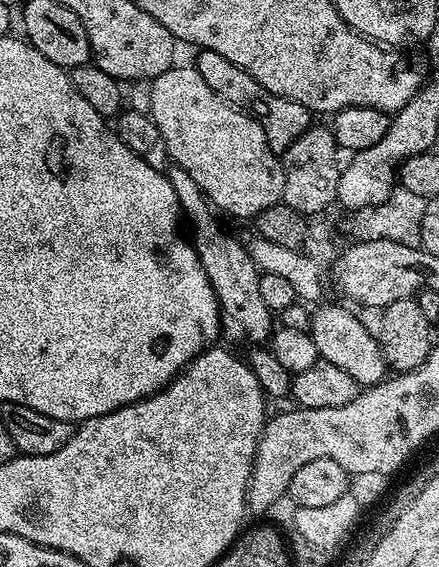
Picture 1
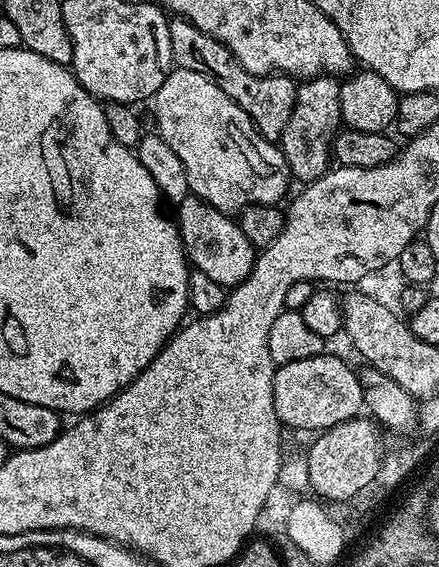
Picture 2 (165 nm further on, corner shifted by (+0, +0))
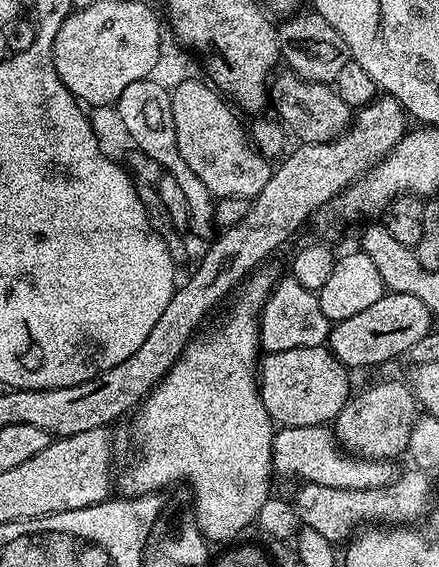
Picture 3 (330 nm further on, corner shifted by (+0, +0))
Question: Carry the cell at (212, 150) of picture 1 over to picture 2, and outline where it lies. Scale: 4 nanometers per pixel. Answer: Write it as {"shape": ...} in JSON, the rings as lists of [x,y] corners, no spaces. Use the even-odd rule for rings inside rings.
{"shape":[[[173,67],[155,94],[155,104],[155,131],[164,139],[166,146],[170,146],[174,154],[178,154],[178,159],[186,170],[186,182],[191,195],[202,198],[220,212],[229,214],[238,214],[251,204],[280,202],[288,184],[290,185],[290,173],[284,153],[253,126],[246,110],[242,110],[229,96],[222,94],[222,90],[218,90],[218,86],[214,86],[214,82],[206,78],[206,74]]]}

